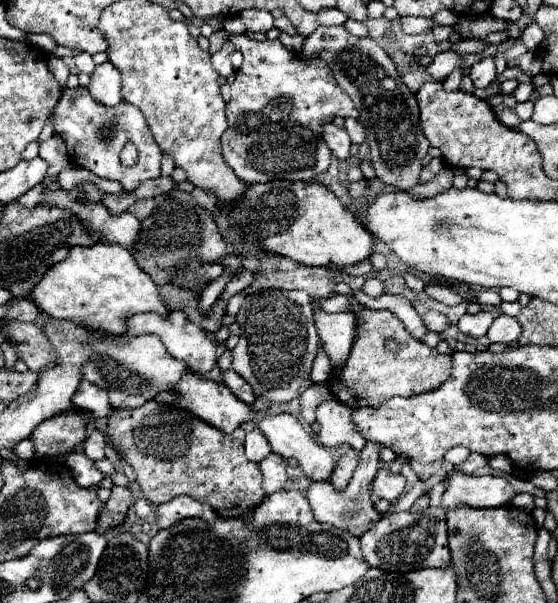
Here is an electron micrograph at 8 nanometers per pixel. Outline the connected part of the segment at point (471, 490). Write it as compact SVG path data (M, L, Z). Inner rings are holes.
M452 469L450 473L444 475L444 483L446 483L446 491L440 503L442 509L454 509L460 505L468 505L474 509L500 507L500 505L508 505L516 495L510 483L498 475L474 477Z

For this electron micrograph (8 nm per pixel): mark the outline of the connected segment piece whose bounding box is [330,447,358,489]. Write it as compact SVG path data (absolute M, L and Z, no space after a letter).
M350 447L350 449L338 459L330 483L336 485L336 489L344 489L344 487L348 485L348 479L352 477L352 471L356 469L356 465L358 465L358 451Z

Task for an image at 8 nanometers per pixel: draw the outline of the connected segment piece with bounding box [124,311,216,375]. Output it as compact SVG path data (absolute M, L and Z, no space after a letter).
M172 311L168 317L160 317L160 315L154 315L154 313L134 315L130 319L128 329L126 329L124 335L132 337L132 335L138 335L138 333L154 333L154 335L158 335L164 341L168 353L174 359L184 361L188 367L192 367L192 371L196 375L208 375L212 371L212 367L216 365L216 341L202 327L188 321L182 311Z

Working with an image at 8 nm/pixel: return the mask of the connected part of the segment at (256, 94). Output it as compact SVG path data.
M228 35L228 39L244 55L242 67L236 71L232 83L232 99L226 103L228 129L222 135L222 155L224 161L234 169L236 177L246 183L266 183L272 179L288 181L310 181L320 173L320 163L312 163L312 129L334 117L358 118L352 99L344 95L336 79L332 79L328 67L322 59L300 59L296 53L286 51L282 43L276 41L254 41L246 35Z

